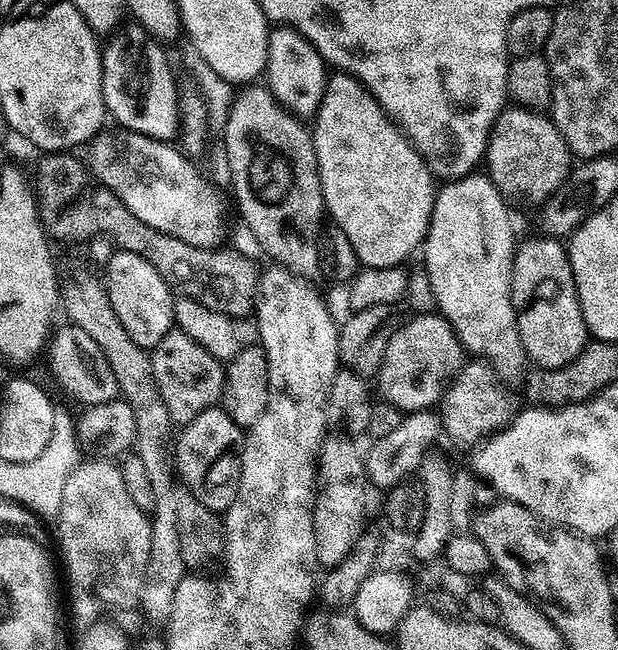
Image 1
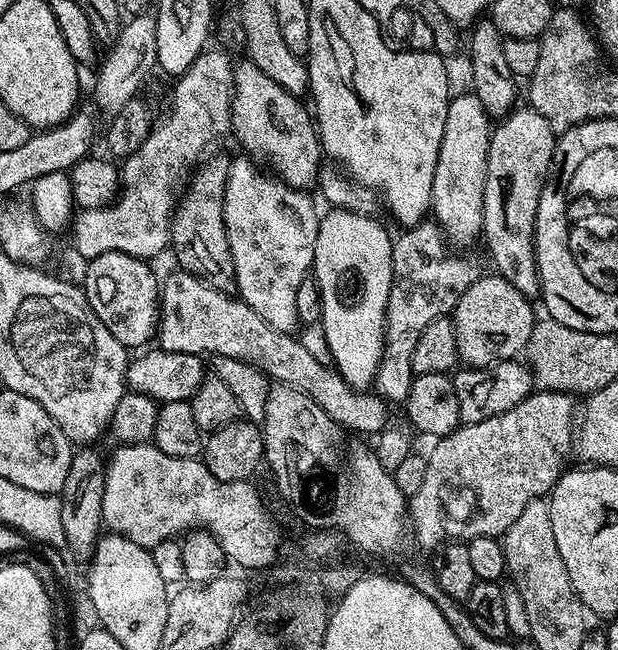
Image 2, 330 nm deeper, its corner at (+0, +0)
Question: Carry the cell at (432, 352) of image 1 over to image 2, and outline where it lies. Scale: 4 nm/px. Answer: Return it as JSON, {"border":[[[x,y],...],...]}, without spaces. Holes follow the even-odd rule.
{"border":[[[482,274],[462,294],[450,319],[456,331],[456,354],[461,365],[489,368],[500,360],[515,360],[527,349],[538,319],[532,313],[533,301],[522,295],[499,274]]]}

